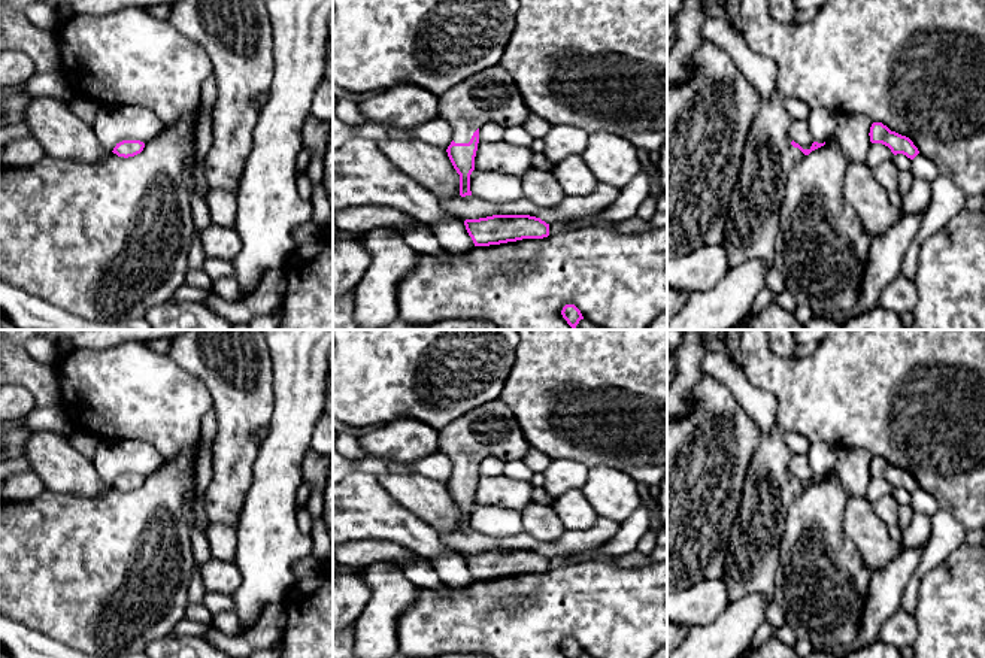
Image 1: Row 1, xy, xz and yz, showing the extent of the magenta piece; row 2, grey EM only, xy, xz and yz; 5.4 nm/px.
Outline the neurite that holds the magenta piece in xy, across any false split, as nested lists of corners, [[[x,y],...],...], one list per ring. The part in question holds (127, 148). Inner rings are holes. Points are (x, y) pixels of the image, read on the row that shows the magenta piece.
[[[122,140],[116,143],[112,152],[116,154],[118,157],[128,158],[140,154],[143,148],[145,148],[145,143],[140,140]]]

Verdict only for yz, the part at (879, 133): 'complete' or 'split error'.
complete

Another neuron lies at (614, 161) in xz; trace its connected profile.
[[[594,131],[581,154],[597,184],[624,188],[640,170],[637,148],[609,131]]]

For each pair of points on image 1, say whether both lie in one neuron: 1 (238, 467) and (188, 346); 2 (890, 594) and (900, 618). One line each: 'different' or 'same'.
1: same
2: different

